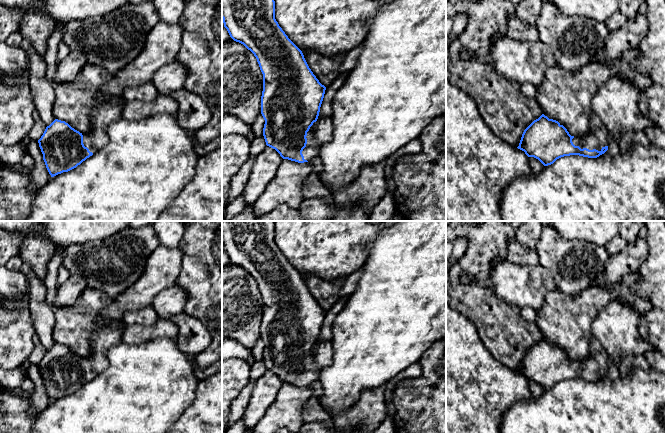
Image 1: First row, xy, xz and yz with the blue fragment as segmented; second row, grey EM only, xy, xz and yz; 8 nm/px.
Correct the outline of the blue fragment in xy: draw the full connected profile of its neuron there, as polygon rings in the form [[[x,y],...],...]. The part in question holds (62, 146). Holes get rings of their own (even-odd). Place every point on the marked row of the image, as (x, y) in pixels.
[[[103,103],[91,113],[90,131],[80,133],[55,119],[38,140],[46,168],[54,177],[68,172],[98,152],[107,142],[108,125],[122,118],[123,105]]]

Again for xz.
[[[222,0],[222,19],[230,37],[250,50],[263,74],[261,114],[265,120],[263,136],[266,145],[275,149],[283,159],[298,163],[319,156],[321,147],[332,140],[330,117],[318,118],[326,87],[309,68],[302,51],[288,38],[275,19],[274,0]]]

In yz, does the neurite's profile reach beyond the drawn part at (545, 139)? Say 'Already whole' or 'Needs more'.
Needs more

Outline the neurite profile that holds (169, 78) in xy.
[[[174,61],[158,69],[152,77],[151,82],[159,94],[169,95],[170,93],[183,88],[186,77],[186,67],[183,64]]]

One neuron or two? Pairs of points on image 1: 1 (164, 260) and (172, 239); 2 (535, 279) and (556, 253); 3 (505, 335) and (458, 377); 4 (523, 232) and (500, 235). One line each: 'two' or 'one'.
1: two
2: two
3: two
4: two

